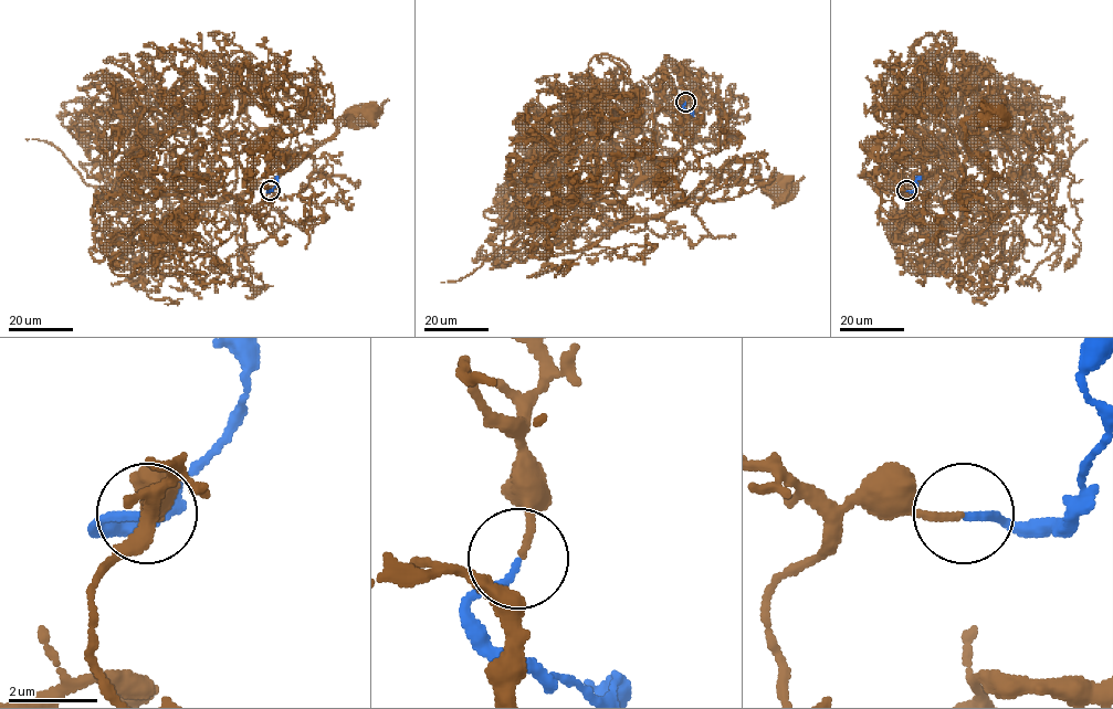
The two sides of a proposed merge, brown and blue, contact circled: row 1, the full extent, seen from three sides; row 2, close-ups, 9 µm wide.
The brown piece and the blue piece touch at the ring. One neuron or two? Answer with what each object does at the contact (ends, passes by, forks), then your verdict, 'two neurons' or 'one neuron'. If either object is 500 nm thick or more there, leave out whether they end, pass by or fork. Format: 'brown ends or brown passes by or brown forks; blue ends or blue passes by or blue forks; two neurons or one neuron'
brown ends; blue ends; one neuron

